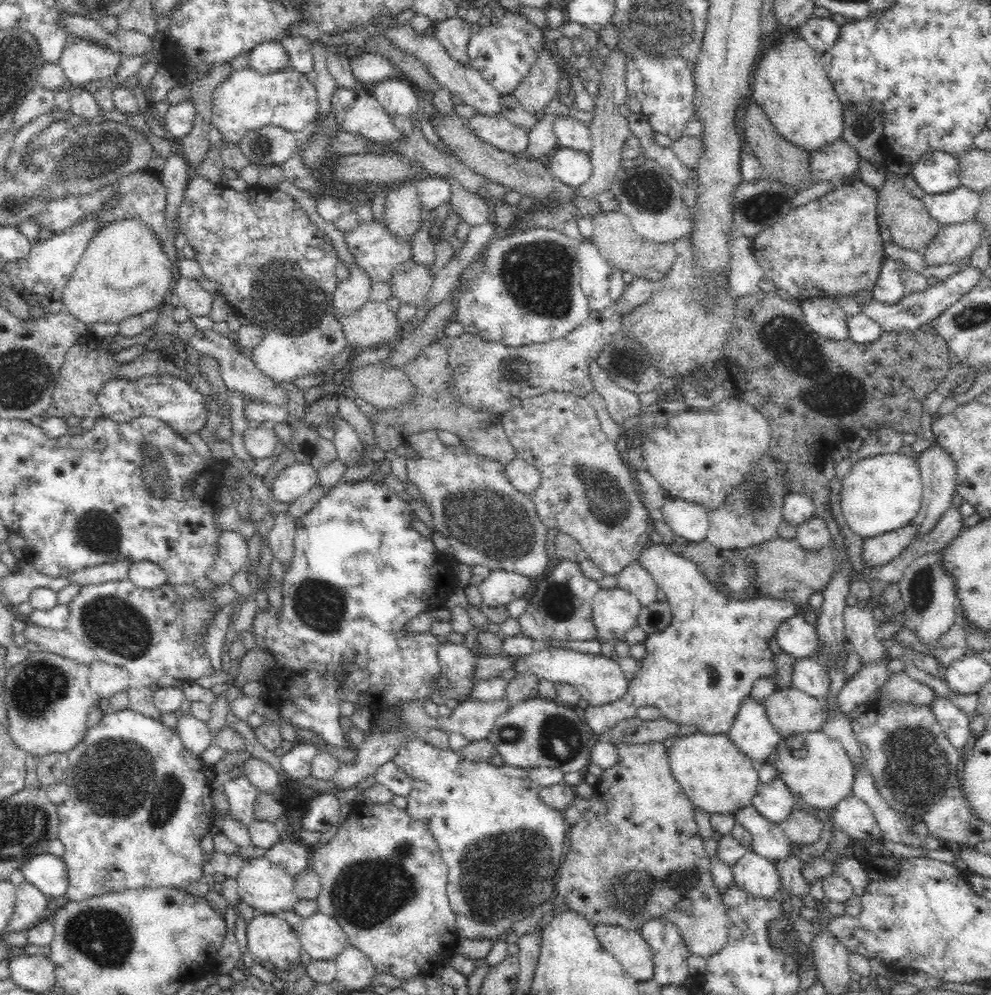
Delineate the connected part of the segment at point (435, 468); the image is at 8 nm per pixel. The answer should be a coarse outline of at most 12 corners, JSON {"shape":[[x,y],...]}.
{"shape":[[422,430],[408,479],[460,562],[546,576],[507,464]]}

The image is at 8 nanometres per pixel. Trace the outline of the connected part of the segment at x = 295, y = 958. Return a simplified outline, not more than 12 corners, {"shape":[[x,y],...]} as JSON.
{"shape":[[282,915],[246,924],[249,952],[287,974],[300,962],[300,938]]}

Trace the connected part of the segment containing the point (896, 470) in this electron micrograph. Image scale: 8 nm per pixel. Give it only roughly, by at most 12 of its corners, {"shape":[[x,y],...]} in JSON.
{"shape":[[880,454],[841,480],[841,510],[865,538],[918,514],[916,458]]}

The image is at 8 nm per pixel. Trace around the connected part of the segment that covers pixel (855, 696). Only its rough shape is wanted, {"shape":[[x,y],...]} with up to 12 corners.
{"shape":[[890,657],[860,662],[837,694],[837,708],[850,715],[890,676]]}

